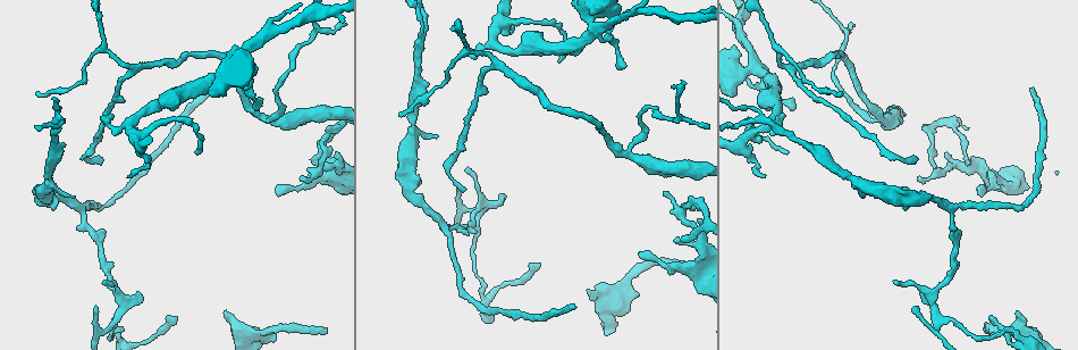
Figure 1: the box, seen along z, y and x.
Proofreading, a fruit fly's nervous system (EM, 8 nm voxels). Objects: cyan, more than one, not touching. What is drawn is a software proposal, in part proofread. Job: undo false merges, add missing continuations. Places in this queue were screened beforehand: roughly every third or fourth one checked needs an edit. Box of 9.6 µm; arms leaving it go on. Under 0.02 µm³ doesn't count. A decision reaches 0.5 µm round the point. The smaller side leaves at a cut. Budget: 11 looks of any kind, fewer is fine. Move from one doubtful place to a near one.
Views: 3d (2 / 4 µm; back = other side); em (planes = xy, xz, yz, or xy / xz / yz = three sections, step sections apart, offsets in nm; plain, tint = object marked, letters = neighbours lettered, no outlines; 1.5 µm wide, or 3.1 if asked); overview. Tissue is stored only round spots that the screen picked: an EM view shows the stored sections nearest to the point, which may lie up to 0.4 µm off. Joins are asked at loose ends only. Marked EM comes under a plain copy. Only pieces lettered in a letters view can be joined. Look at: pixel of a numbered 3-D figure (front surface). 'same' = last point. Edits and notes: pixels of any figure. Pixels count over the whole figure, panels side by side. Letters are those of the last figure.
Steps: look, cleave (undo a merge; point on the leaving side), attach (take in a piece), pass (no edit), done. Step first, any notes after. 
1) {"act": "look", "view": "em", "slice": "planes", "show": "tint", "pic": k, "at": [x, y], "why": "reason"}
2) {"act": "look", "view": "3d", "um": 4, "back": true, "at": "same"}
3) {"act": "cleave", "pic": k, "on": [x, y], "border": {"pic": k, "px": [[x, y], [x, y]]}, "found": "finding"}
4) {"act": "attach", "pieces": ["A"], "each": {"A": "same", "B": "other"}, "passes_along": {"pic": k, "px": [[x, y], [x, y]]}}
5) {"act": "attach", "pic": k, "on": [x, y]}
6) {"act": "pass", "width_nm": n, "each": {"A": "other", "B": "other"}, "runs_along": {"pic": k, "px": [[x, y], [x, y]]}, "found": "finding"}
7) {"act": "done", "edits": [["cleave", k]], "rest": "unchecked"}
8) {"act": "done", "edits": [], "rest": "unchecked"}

{"act": "look", "view": "3d", "um": 4, "pic": 1, "at": [129, 176], "why": "an open end"}

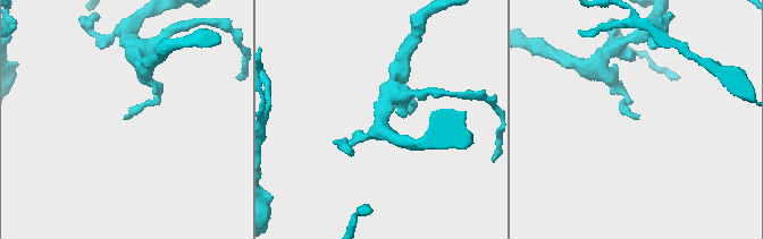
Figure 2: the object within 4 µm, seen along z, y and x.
{"act": "look", "view": "em", "slice": "xz", "step": 4, "show": "tint", "pic": 2, "at": [125, 116]}

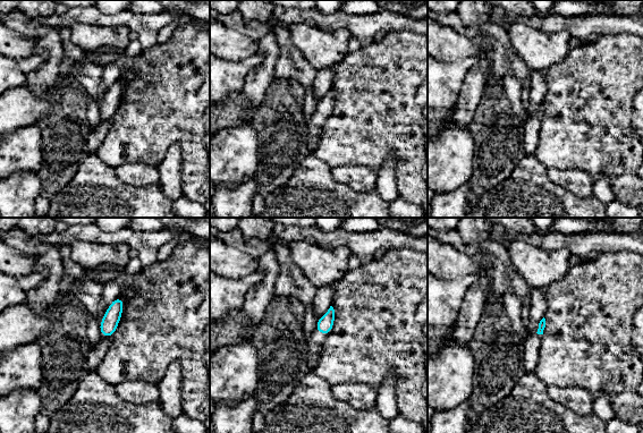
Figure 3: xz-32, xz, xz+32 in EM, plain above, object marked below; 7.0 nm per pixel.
{"act": "look", "view": "em", "slice": "planes", "show": "letters", "at": "same"}

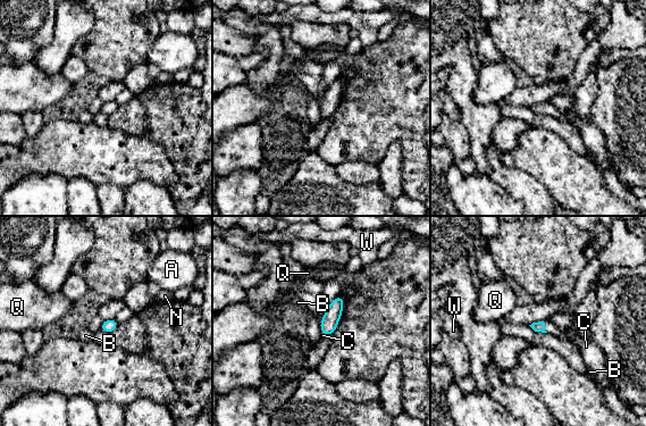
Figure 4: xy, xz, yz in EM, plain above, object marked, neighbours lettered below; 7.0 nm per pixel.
{"act": "attach", "pieces": ["C"], "width_nm": 80, "each": {"A": "other", "B": "other", "C": "same", "N": "other", "Q": "other", "W": "other"}, "passes_along": {"pic": 4, "px": [[538, 326], [545, 326], [551, 328]]}, "found": "the cell continues"}

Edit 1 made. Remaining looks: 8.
{"act": "look", "view": "overview"}

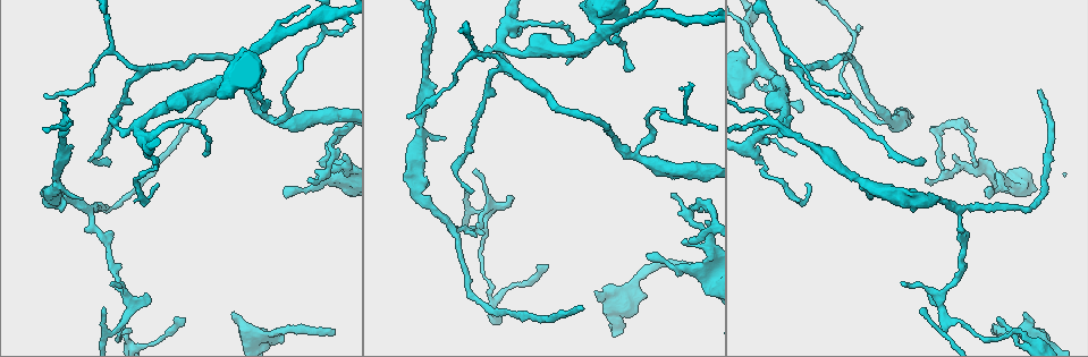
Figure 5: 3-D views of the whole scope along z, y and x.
{"act": "look", "view": "3d", "um": 4, "pic": 5, "at": [333, 335]}

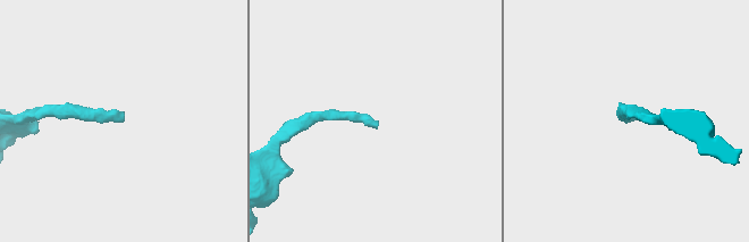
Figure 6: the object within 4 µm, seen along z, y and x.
{"act": "look", "view": "em", "slice": "planes", "show": "letters", "pic": 6, "at": [376, 128]}

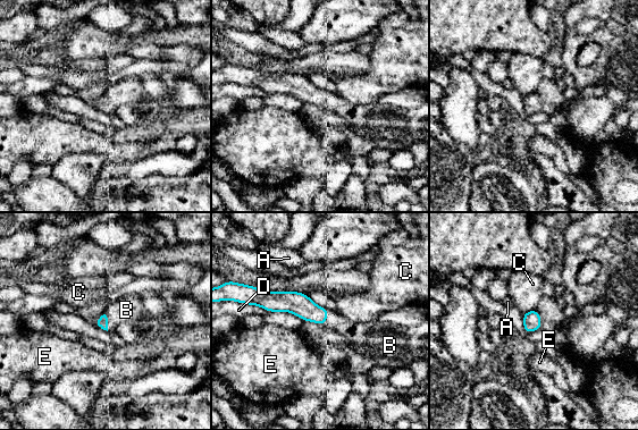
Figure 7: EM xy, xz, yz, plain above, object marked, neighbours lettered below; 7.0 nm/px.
{"act": "attach", "pieces": ["B"], "longest_contact_nm": ["D", 190], "each": {"A": "other", "B": "same", "C": "other", "D": "other", "E": "other"}, "found": "the cell continues"}

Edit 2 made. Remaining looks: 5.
{"act": "look", "view": "overview"}

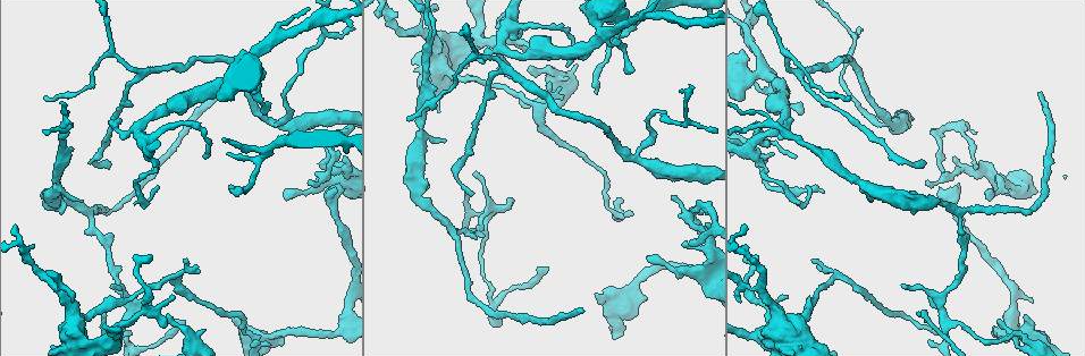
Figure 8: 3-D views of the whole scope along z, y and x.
{"act": "look", "view": "3d", "um": 2, "pic": 8, "at": [489, 291]}

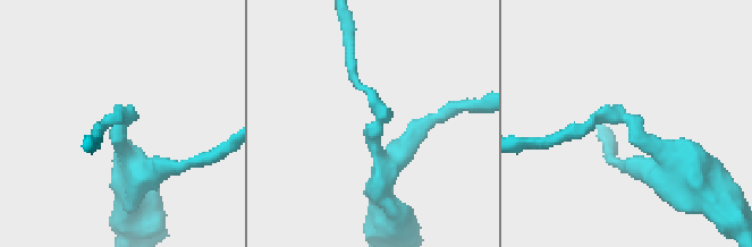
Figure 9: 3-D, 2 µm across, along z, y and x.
{"act": "look", "view": "em", "slice": "planes", "show": "tint", "pic": 9, "at": [123, 113]}

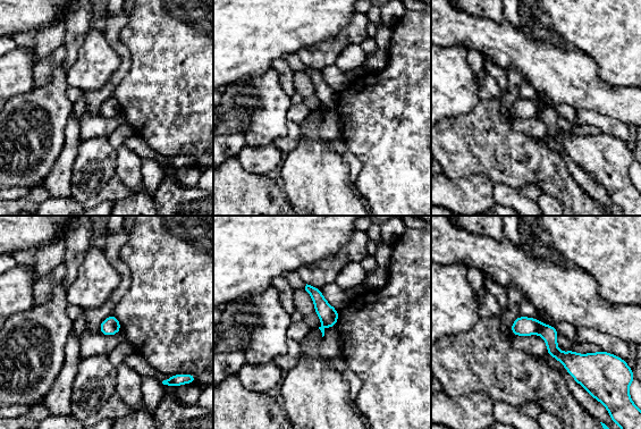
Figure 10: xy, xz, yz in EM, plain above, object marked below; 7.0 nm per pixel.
{"act": "look", "view": "em", "slice": "planes", "show": "letters", "at": "same", "why": "see the neighbours"}

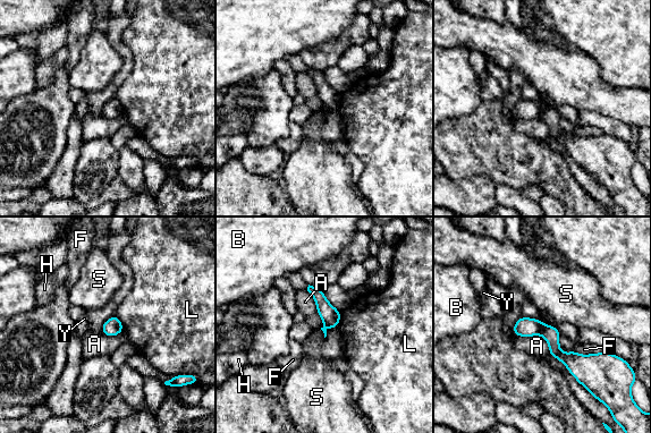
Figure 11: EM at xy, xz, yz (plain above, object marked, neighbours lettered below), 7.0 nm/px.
{"act": "cleave", "pic": 11, "on": [550, 333], "longest_contact_nm": ["A", 260], "each": {"A": "other", "B": "other", "F": "other", "H": "other", "L": "other", "S": "other", "Y": "other"}, "border": {"pic": 11, "px": [[544, 325], [540, 333]]}, "found": "two cells meet here"}

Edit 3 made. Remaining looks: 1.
{"act": "done", "edits": [["attach", 4], ["attach", 7], ["cleave", 11]], "rest": "unchecked"}

